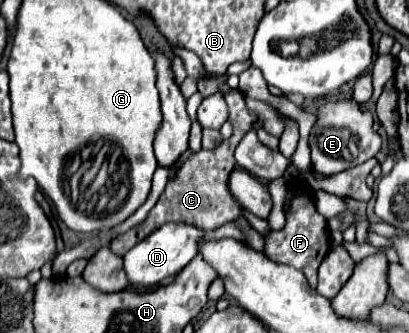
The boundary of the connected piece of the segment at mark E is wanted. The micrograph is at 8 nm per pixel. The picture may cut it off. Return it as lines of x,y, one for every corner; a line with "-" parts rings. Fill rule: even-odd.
335,102
321,106
317,114
317,126
311,132
311,160
313,168
321,174
337,174
341,170
363,164
381,150
381,136
371,128
373,118
367,110
361,110
355,102

